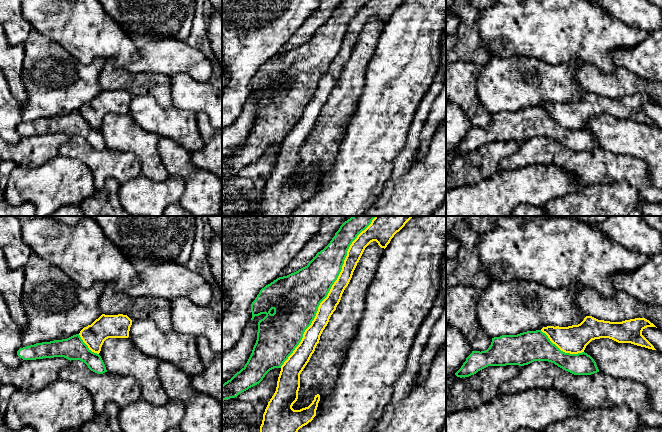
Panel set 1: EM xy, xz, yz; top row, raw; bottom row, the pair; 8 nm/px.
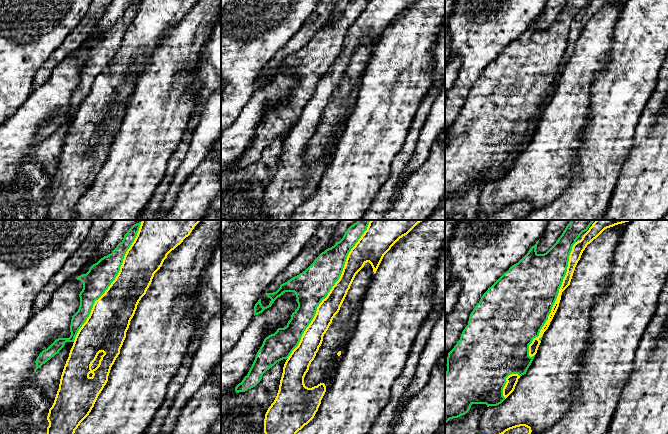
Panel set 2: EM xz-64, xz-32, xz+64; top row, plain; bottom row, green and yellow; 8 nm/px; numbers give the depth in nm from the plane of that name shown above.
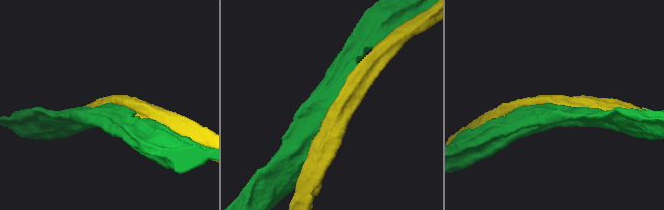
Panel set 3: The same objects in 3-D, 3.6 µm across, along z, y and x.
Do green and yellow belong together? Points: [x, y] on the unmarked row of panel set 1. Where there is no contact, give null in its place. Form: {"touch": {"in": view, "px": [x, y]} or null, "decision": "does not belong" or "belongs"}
{"touch": {"in": "xz", "px": [327, 70]}, "decision": "does not belong"}

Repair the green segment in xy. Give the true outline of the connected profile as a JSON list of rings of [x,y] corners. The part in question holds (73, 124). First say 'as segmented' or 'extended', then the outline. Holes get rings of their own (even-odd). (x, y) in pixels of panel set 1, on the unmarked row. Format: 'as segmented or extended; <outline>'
as segmented; [[[79,110],[67,115],[36,119],[20,124],[17,127],[17,131],[23,136],[54,133],[64,133],[70,137],[80,136],[84,138],[91,147],[97,150],[107,148],[101,132],[92,128],[83,118]]]

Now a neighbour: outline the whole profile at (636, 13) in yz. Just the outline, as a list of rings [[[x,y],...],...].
[[[592,0],[614,18],[648,32],[662,28],[662,9],[649,0]]]

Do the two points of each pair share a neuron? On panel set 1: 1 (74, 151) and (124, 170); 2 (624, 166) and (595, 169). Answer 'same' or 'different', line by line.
1: same
2: same

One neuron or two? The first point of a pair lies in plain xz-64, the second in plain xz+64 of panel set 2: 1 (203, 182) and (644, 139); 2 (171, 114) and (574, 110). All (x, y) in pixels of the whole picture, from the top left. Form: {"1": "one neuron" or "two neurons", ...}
{"1": "one neuron", "2": "two neurons"}

